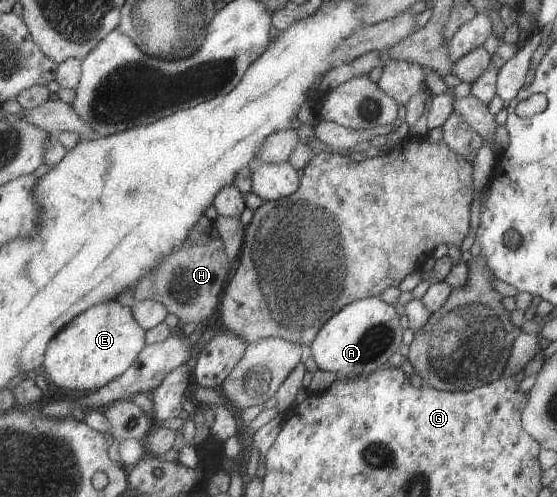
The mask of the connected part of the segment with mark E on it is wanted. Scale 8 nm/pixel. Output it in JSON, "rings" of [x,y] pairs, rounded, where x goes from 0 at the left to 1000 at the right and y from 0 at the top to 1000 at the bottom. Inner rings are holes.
{"rings":[[[215,602],[178,610],[163,616],[154,628],[140,634],[97,684],[92,702],[83,710],[83,726],[75,746],[84,765],[113,783],[131,787],[171,787],[192,775],[197,767],[217,759],[248,722],[262,700],[262,670],[266,664],[246,646],[235,608],[223,612]]]}

